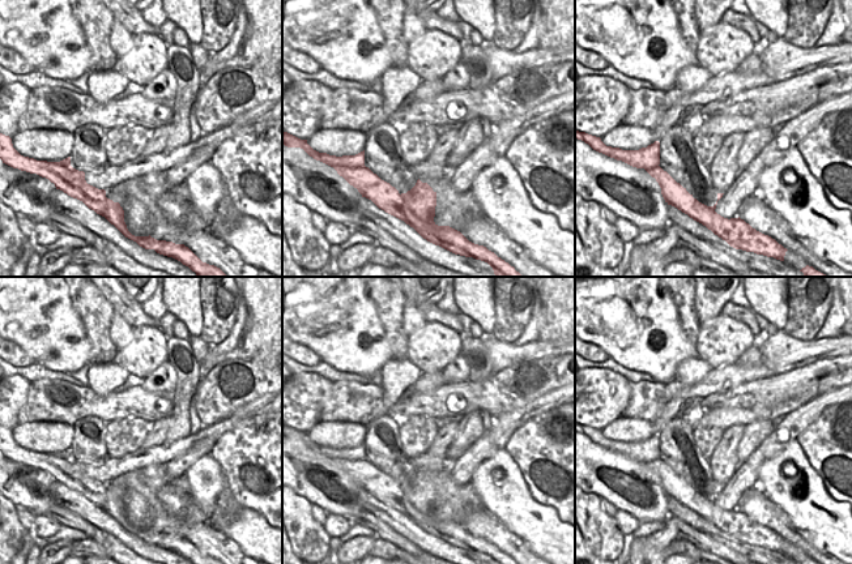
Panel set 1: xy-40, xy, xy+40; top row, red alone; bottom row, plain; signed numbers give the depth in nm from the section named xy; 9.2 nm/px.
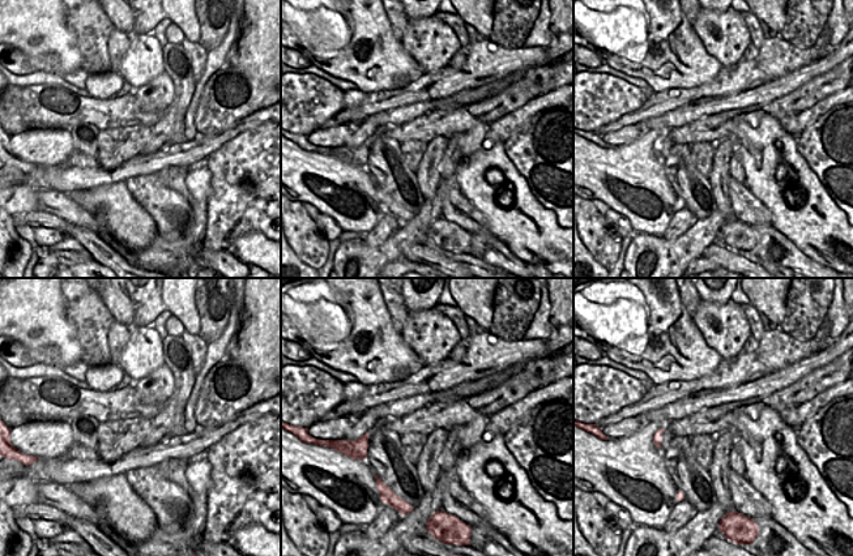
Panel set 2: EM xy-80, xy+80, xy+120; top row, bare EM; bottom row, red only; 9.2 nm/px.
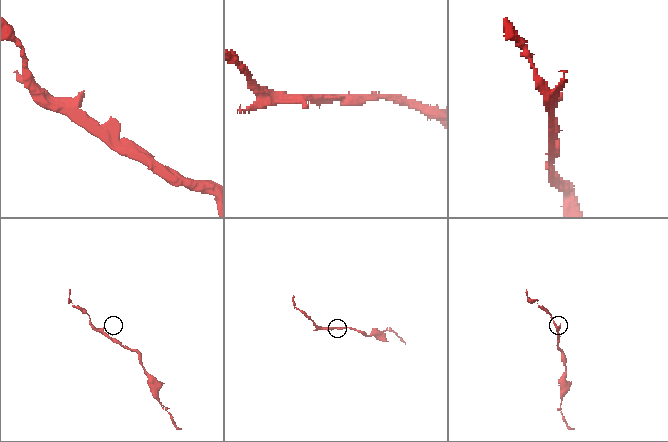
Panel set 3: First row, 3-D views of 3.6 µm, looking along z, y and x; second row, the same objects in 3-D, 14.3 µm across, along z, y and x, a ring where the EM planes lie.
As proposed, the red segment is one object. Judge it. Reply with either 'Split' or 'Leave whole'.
Split

